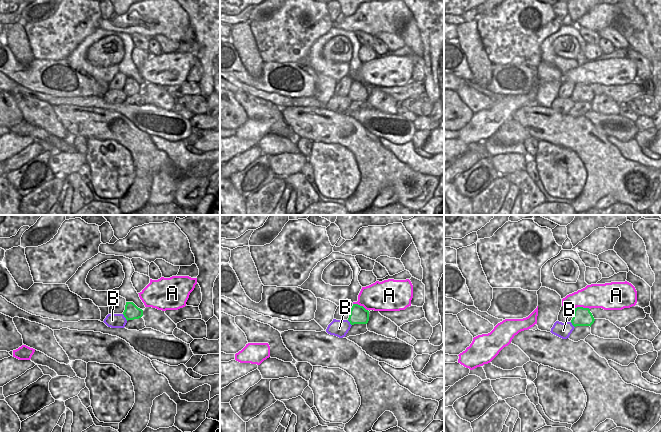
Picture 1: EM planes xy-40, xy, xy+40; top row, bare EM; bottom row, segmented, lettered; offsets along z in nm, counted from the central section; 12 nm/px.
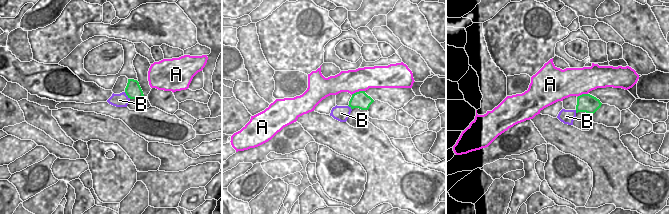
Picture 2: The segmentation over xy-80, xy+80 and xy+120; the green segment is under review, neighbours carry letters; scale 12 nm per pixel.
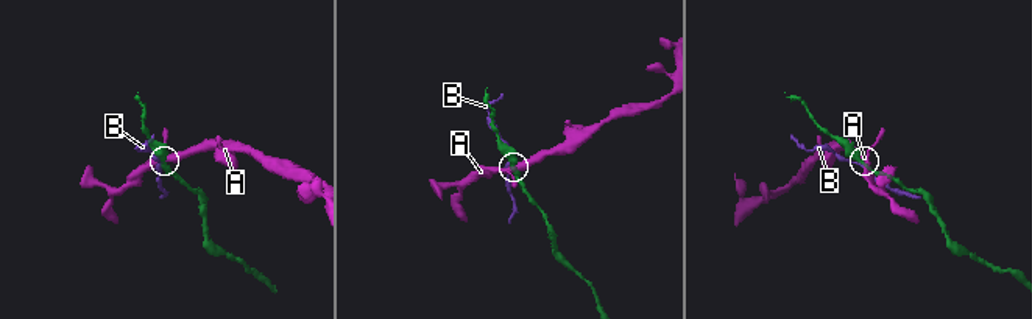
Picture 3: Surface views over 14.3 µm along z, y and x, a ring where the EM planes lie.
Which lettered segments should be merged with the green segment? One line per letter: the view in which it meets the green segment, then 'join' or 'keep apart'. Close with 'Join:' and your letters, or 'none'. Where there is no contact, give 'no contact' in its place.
A: xy | keep apart
B: xy-40 | keep apart
Join: none

